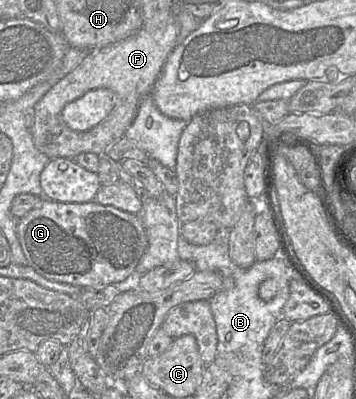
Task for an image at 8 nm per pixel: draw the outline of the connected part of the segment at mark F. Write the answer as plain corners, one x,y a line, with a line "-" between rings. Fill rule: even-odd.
174,19
159,30
149,31
143,27
125,40
88,50
87,56
33,107
34,123
31,133
38,150
50,159
74,159
81,153
103,156
107,146
124,137
134,121
141,101
150,95
168,56
176,46
177,34
-
99,88
106,88
114,93
116,104
113,111
104,121
88,131
69,129
61,118
64,107
86,92

